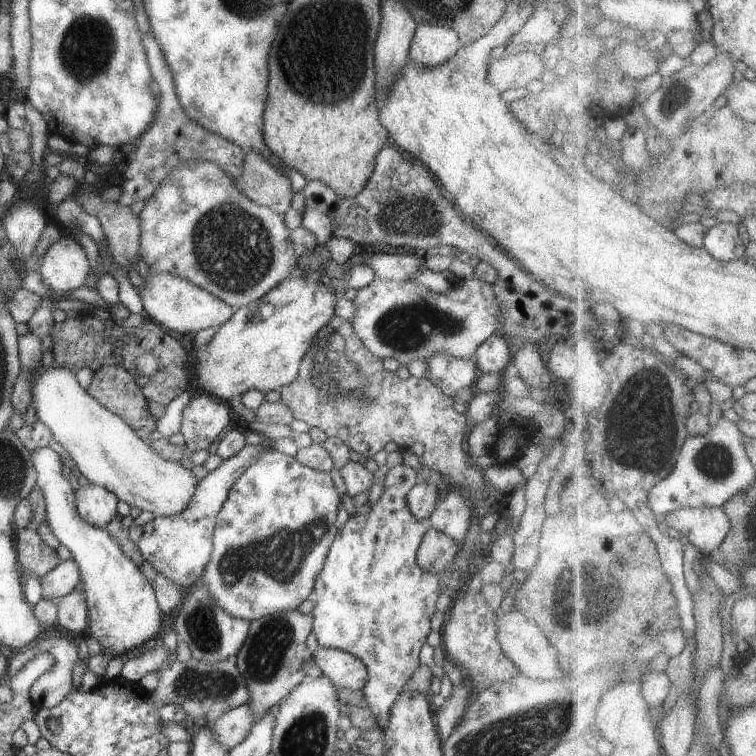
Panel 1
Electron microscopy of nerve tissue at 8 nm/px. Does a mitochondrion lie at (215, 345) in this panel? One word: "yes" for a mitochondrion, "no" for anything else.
no

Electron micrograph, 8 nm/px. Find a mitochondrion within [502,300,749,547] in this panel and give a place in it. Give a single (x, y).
(640, 432)

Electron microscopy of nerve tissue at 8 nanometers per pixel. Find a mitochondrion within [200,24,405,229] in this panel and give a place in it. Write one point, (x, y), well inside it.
(317, 91)

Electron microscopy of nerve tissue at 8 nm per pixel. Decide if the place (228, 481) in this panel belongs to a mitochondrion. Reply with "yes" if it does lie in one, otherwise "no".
no

